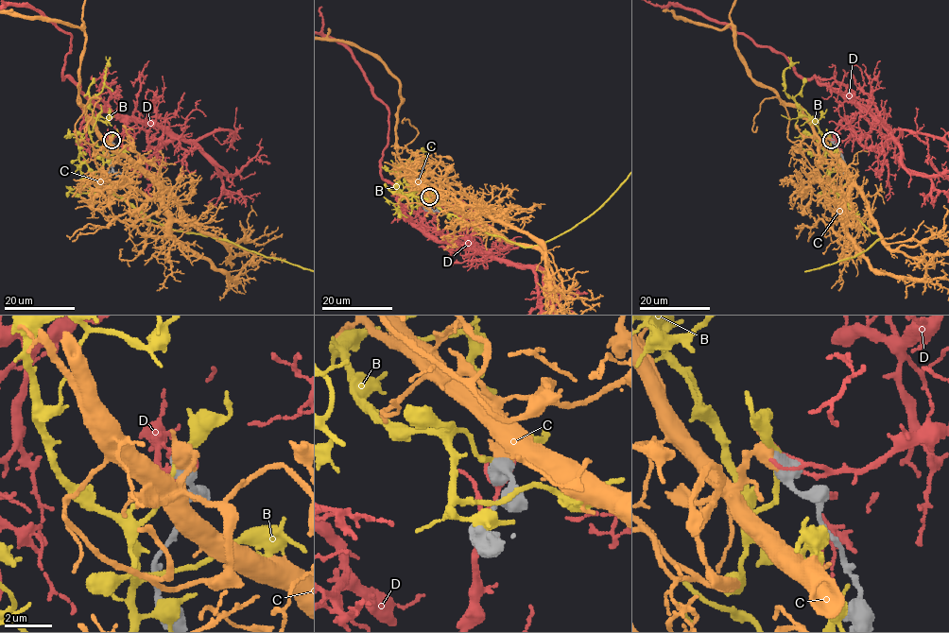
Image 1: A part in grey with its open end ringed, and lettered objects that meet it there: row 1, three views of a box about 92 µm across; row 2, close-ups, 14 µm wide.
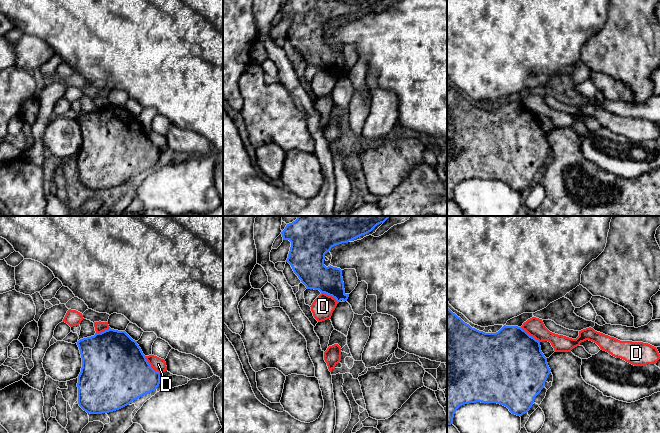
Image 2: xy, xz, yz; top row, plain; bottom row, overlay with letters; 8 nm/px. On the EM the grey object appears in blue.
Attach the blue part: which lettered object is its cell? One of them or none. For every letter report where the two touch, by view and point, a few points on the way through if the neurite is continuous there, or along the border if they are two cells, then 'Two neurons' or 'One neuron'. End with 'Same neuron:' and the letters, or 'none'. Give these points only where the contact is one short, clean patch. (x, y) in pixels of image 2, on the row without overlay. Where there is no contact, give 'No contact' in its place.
B: No contact. Two neurons
C: No contact. One neuron
D: Touches blue at xy (150, 142). Two neurons
Same neuron: C

